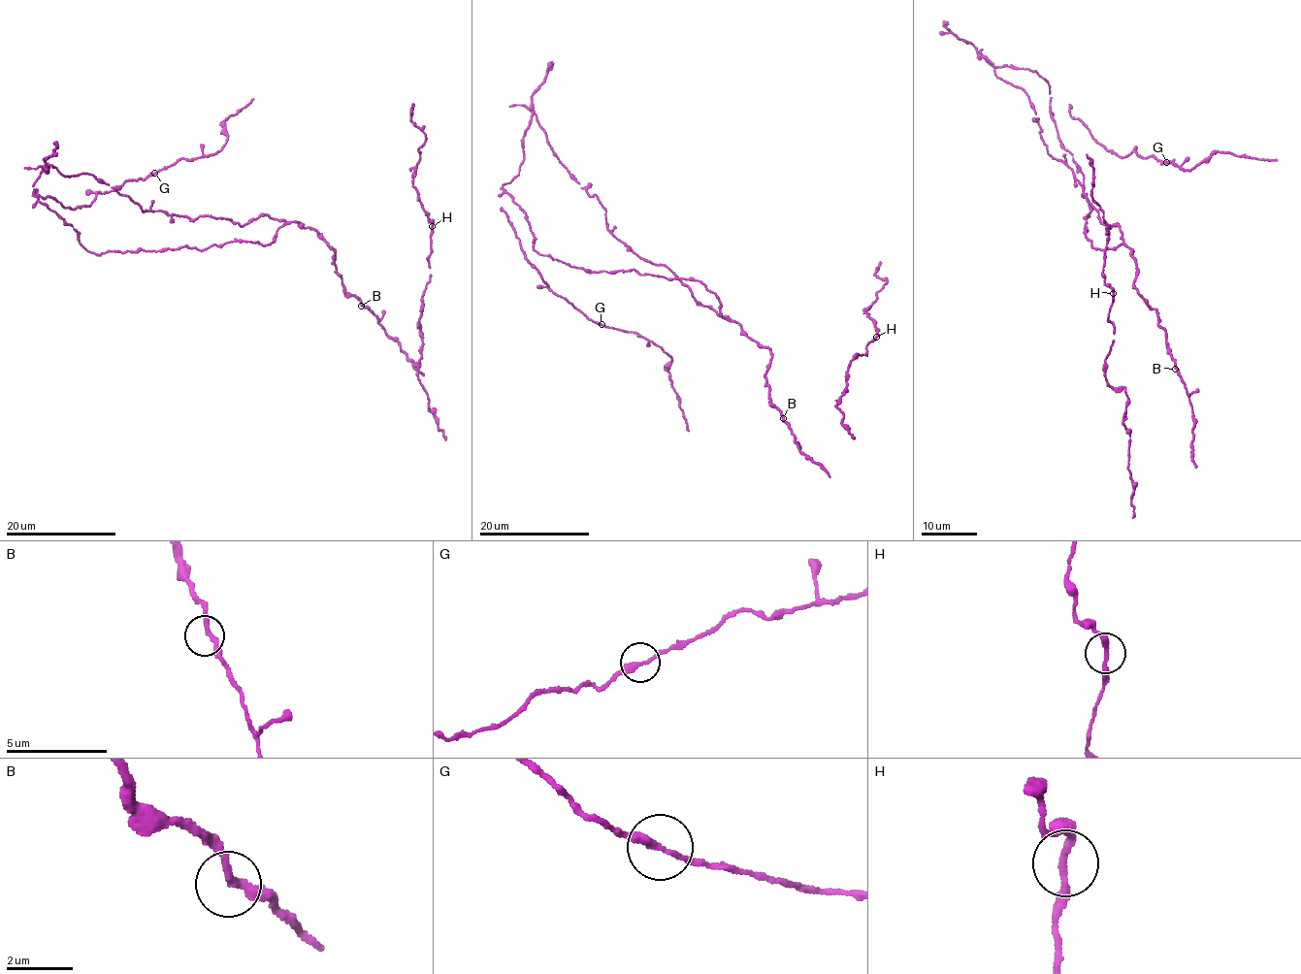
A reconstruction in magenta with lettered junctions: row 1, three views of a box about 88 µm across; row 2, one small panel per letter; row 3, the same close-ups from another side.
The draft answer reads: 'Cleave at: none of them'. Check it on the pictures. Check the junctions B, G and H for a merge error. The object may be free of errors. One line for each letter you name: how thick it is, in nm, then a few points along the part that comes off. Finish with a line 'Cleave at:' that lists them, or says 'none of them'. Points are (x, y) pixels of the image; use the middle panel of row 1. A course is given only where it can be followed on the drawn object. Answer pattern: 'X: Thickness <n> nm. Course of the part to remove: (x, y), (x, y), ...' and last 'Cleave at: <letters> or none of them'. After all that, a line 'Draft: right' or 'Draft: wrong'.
Cleave at: none of them
Draft: right

